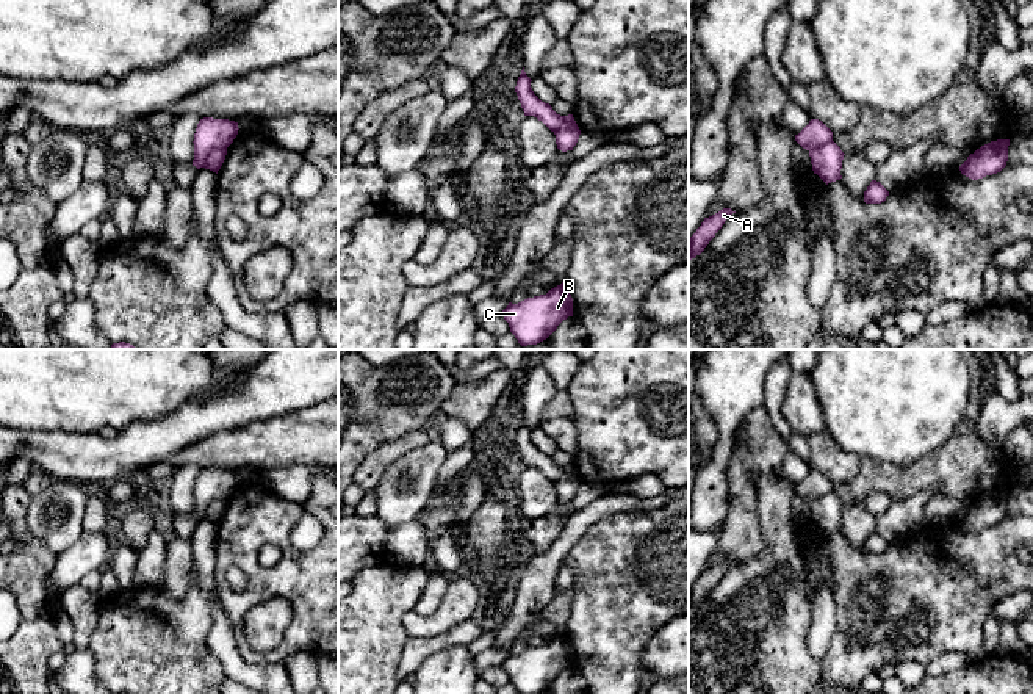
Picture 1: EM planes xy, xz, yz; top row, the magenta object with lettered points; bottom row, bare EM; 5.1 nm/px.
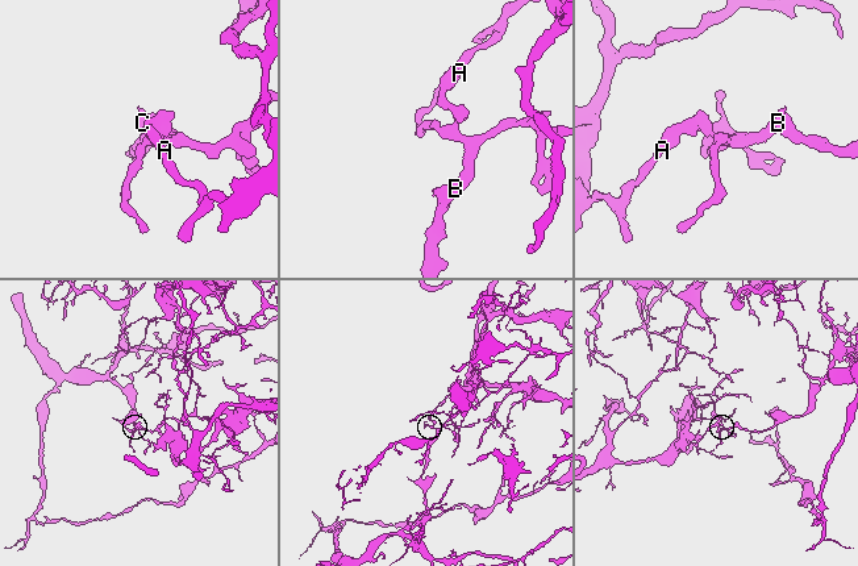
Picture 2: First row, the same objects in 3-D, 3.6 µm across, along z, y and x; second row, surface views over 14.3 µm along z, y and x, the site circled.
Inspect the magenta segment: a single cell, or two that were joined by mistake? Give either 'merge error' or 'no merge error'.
merge error

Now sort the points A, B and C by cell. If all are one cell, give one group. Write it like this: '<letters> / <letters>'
A / B C

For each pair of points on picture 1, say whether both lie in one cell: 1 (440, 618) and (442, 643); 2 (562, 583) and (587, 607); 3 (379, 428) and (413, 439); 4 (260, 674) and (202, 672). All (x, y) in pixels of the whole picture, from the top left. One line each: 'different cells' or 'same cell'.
1: different cells
2: different cells
3: different cells
4: different cells

